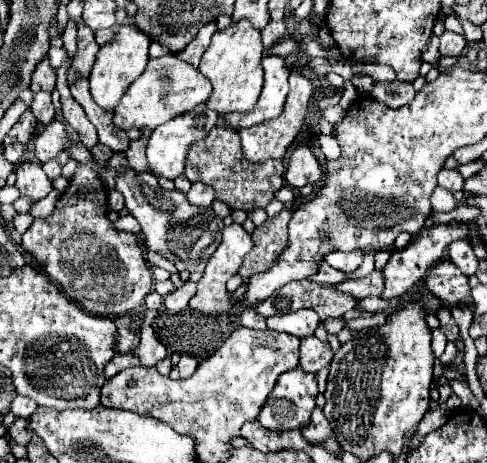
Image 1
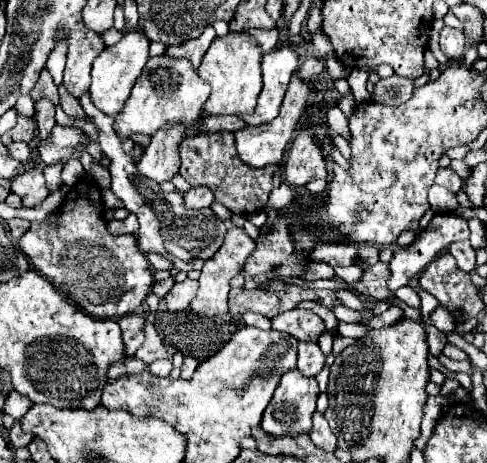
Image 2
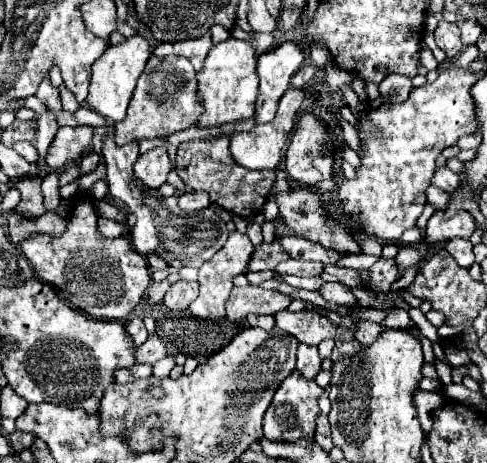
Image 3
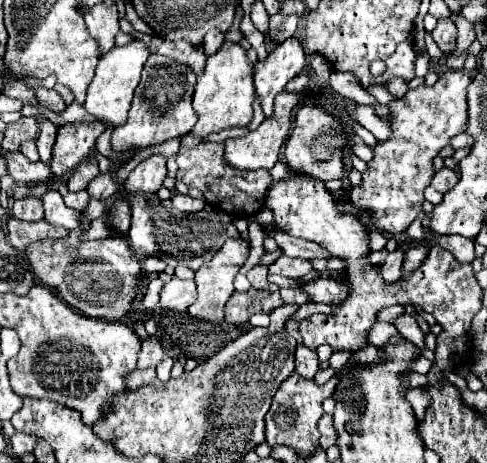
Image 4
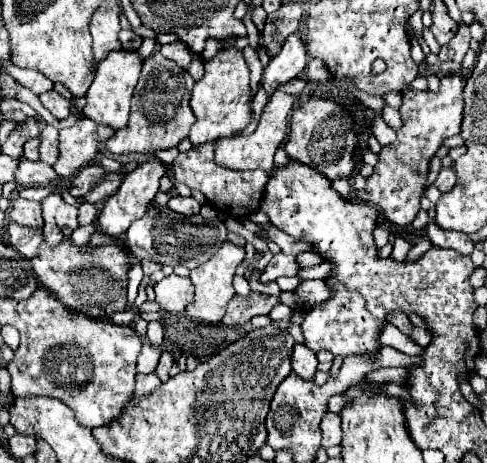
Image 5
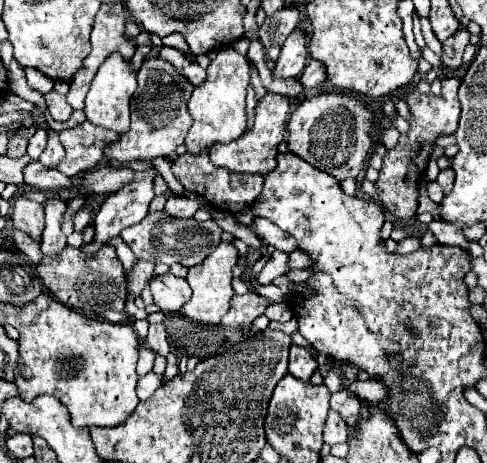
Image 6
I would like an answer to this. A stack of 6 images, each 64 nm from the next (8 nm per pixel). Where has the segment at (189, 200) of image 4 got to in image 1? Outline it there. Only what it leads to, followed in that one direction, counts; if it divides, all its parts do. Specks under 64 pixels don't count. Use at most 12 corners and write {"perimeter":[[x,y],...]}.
{"perimeter":[[194,182],[186,196],[196,206],[210,206],[214,188]]}

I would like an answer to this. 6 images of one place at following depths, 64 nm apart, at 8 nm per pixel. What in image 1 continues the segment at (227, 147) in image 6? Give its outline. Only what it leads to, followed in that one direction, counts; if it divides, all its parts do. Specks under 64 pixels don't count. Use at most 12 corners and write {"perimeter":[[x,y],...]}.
{"perimeter":[[290,72],[278,118],[238,130],[254,164],[284,158],[302,130],[314,84]]}

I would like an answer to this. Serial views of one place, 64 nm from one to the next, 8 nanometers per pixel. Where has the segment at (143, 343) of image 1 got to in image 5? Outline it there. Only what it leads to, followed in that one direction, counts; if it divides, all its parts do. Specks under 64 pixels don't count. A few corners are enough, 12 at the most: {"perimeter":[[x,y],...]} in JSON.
{"perimeter":[[144,342],[138,372],[150,374],[158,366],[162,348]]}

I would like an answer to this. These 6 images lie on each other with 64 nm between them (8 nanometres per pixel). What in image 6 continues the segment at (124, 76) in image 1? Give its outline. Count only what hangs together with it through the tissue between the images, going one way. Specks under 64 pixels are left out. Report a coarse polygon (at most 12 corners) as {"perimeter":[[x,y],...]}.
{"perimeter":[[120,54],[98,68],[86,118],[124,134],[136,72]]}

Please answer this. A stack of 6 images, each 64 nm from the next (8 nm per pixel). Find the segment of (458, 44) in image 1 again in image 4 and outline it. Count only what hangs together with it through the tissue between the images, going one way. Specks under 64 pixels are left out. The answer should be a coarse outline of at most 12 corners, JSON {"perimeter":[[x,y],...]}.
{"perimeter":[[438,20],[432,38],[444,54],[456,50],[456,26]]}

